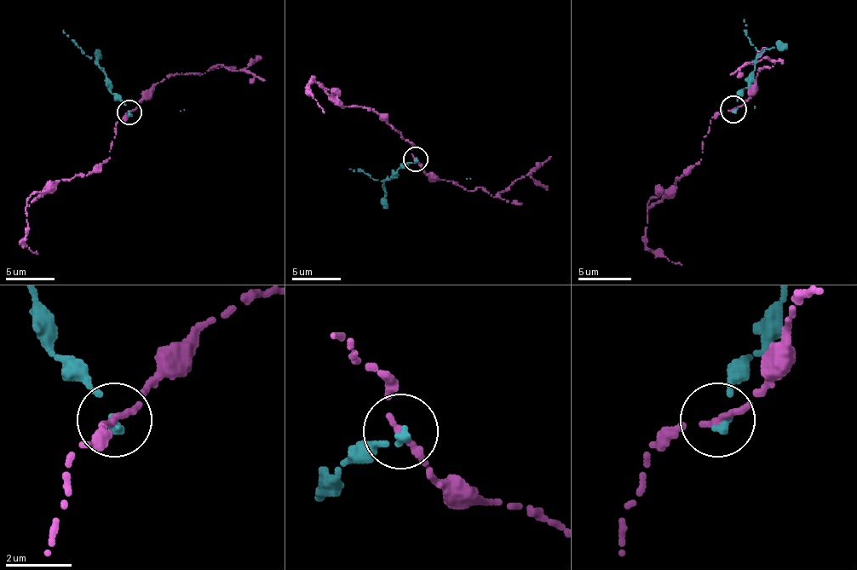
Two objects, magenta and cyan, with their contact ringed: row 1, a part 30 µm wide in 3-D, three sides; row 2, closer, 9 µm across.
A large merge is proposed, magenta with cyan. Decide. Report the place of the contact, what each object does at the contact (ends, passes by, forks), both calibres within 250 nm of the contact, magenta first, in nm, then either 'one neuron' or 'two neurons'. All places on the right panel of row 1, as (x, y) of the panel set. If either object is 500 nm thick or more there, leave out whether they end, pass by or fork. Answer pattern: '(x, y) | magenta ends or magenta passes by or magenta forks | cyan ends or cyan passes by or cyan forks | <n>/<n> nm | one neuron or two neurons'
(733, 109) | magenta ends | cyan ends | 260/240 nm | one neuron

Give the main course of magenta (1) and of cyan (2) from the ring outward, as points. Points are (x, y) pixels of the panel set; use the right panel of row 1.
1: (733, 108), (711, 119), (698, 162), (647, 210), (647, 243), (652, 250), (681, 264)
2: (735, 108), (738, 94), (749, 84), (749, 73), (756, 57), (756, 47), (743, 20)

